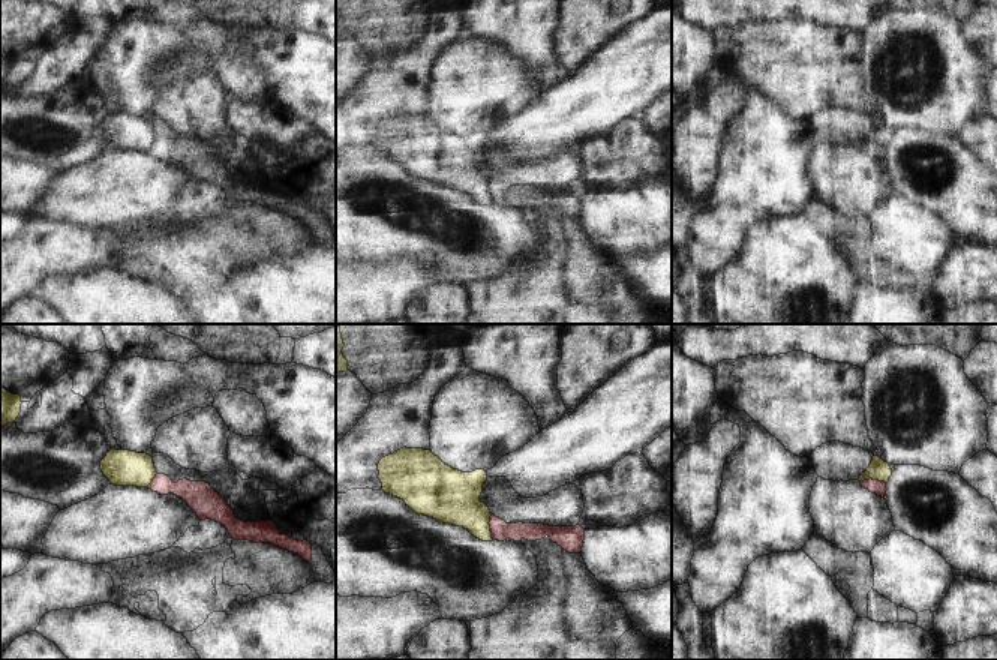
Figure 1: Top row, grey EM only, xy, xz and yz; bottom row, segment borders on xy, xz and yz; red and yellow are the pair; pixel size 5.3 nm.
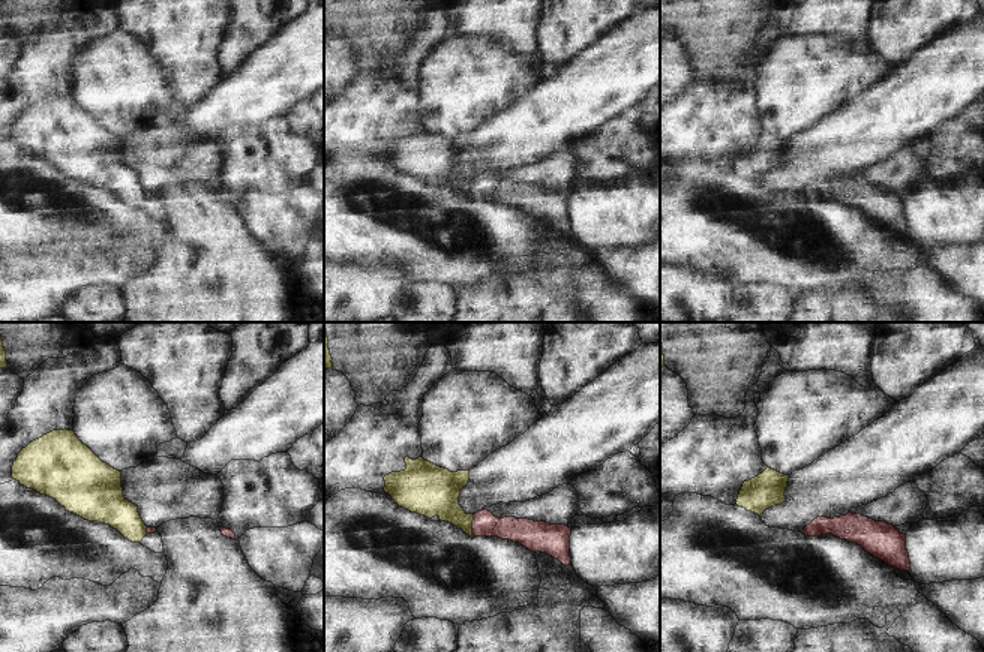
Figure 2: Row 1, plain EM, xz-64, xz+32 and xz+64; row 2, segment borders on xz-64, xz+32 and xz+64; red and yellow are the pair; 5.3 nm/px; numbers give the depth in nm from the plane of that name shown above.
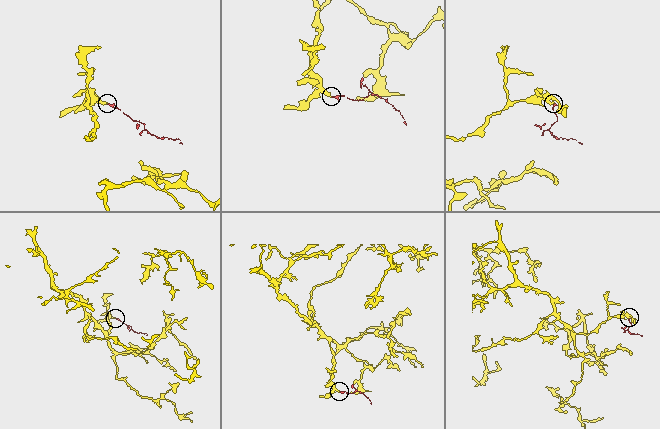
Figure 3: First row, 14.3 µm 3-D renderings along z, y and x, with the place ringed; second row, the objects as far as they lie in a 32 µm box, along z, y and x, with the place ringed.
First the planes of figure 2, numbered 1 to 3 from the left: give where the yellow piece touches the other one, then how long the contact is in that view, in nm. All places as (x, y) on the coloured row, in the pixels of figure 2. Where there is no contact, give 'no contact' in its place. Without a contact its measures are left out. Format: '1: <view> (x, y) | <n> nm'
1: xz-64 (147, 531) | 30 nm
2: xz+32 (473, 525) | 120 nm
3: no contact

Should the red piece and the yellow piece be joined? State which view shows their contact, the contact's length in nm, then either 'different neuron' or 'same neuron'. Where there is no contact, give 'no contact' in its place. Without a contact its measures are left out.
xz | 140 nm | different neuron

